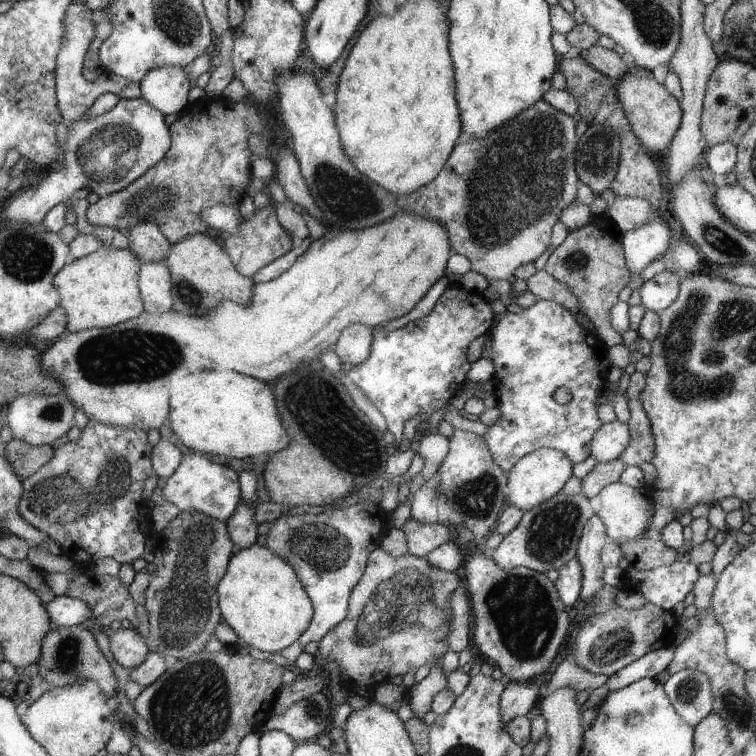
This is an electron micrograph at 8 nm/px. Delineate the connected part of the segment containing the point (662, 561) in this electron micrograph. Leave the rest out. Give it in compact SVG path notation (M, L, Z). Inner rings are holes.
M635 538L633 542L621 548L623 552L623 566L631 566L637 572L649 572L653 568L671 566L677 558L677 552L667 548L661 540L647 540Z

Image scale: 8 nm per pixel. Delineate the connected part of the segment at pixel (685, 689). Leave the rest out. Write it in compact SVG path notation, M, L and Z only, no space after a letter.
M681 670L663 682L663 690L675 712L693 728L713 712L709 678L699 670Z

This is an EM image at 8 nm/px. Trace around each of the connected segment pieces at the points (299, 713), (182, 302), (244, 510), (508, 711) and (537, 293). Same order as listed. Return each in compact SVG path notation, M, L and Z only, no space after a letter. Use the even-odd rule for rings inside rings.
M311 694L295 704L291 704L283 714L271 716L261 732L279 730L291 740L299 742L315 742L315 736L325 732L329 724L329 702L321 694Z
M189 234L175 242L167 254L165 266L173 280L173 312L185 316L203 316L217 308L221 302L233 302L239 306L249 304L251 280L241 276L219 244L205 234Z
M243 500L235 508L235 514L227 520L227 534L231 536L231 542L239 546L239 550L249 550L249 546L257 540L257 524L253 520L255 508L245 504Z
M509 682L499 700L501 724L507 724L517 716L527 716L539 696L537 688L539 682Z
M545 270L535 272L531 278L525 280L527 292L531 292L537 300L547 300L547 302L557 302L561 304L565 310L569 310L569 314L579 314L577 310L577 300L575 296L559 282L555 282Z

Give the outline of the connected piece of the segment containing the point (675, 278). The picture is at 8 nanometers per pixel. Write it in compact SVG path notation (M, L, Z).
M661 272L649 278L641 284L639 296L641 296L641 308L645 312L663 312L679 294L679 274L673 272Z

